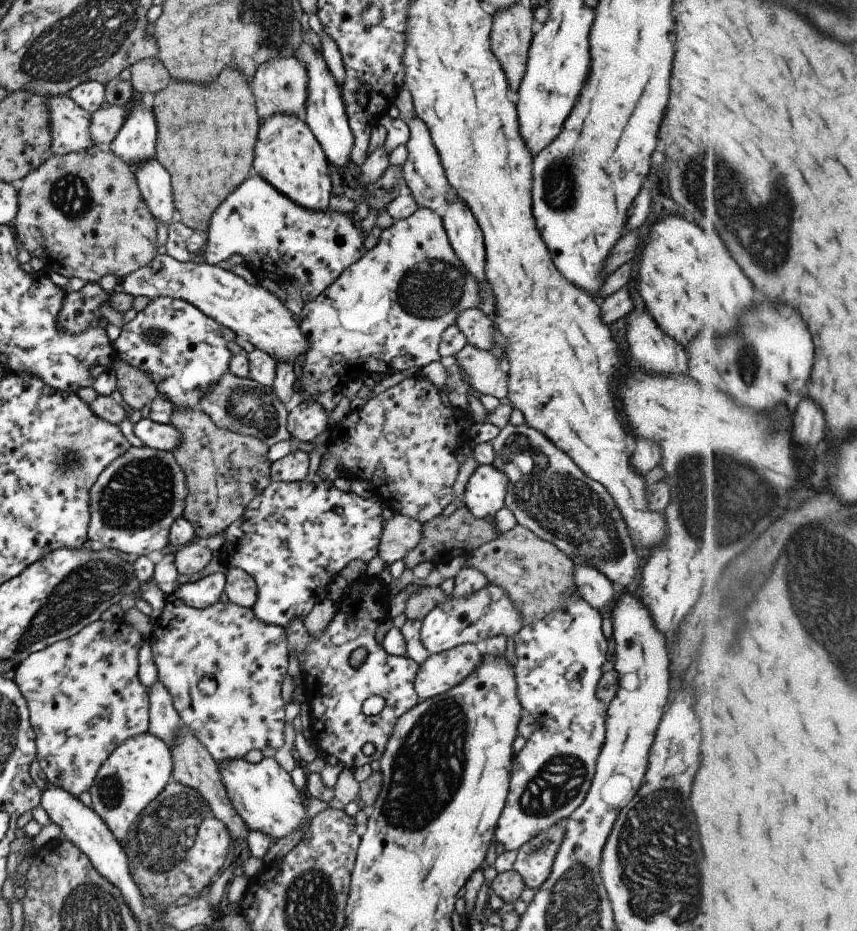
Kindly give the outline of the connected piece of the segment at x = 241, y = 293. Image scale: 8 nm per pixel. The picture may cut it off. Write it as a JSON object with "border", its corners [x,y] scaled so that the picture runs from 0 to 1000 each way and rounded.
{"border":[[[191,272],[180,276],[174,284],[145,296],[140,305],[144,314],[155,319],[197,319],[221,324],[239,339],[263,350],[272,359],[286,363],[293,372],[306,376],[322,390],[343,390],[358,376],[358,363],[349,357],[348,347],[342,344],[340,334],[328,327],[326,319],[300,305],[288,305],[284,299],[256,286],[229,279],[211,284]]]}

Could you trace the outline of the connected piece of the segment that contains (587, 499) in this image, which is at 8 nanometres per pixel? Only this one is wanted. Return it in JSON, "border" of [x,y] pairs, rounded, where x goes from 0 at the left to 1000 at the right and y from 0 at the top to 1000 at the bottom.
{"border":[[[592,454],[592,458],[583,461],[572,473],[572,477],[575,482],[573,499],[582,507],[587,507],[592,513],[588,545],[599,552],[602,563],[620,569],[629,580],[645,584],[652,593],[663,597],[670,607],[690,608],[707,619],[719,633],[729,634],[729,629],[736,627],[743,614],[746,599],[741,595],[739,580],[732,574],[715,537],[711,537],[711,531],[697,518],[683,513],[683,509],[678,509],[678,505],[669,501],[664,492],[659,492],[659,485],[648,481],[643,473],[638,473],[631,464],[615,455],[596,458]]]}

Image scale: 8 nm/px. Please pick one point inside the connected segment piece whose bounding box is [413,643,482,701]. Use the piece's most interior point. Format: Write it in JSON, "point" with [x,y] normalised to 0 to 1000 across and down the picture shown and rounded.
{"point":[511,722]}

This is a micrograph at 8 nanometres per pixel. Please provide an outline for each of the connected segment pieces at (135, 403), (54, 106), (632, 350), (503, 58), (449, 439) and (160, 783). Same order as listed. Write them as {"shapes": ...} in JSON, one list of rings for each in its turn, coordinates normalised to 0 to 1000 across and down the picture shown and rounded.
{"shapes":[[[[135,383],[131,390],[131,397],[137,408],[134,419],[141,423],[151,439],[165,440],[181,427],[181,412],[176,410],[176,406],[172,406],[167,397],[155,395]]],[[[57,103],[53,114],[57,122],[57,161],[61,166],[74,168],[109,157],[110,153],[104,146],[105,120],[92,116],[81,103]]],[[[753,332],[747,336],[736,333],[729,339],[728,351],[734,380],[743,389],[747,397],[760,400],[760,402],[792,402],[792,404],[799,404],[802,383],[798,374],[795,374],[795,371],[790,369],[785,363],[781,363]]],[[[606,2],[589,9],[580,11],[573,16],[573,32],[571,32],[571,52],[575,55],[575,60],[582,66],[582,71],[587,75],[592,92],[601,99],[608,88],[613,77],[616,52],[620,47],[620,21],[622,21],[621,11],[609,6]]],[[[489,402],[477,406],[473,405],[464,412],[452,419],[447,419],[447,421],[426,431],[421,438],[410,441],[396,454],[387,458],[386,468],[385,470],[382,470],[382,485],[373,490],[372,502],[368,509],[371,516],[375,513],[375,516],[386,518],[393,512],[400,512],[406,517],[424,516],[424,518],[431,518],[431,520],[435,522],[434,528],[436,530],[436,535],[442,536],[447,542],[454,545],[460,551],[466,551],[467,553],[481,556],[494,563],[505,555],[515,553],[517,546],[526,539],[529,518],[531,518],[531,512],[533,511],[534,503],[537,502],[533,492],[531,492],[531,485],[539,476],[536,466],[546,463],[547,460],[548,455],[545,453],[545,448],[539,447],[539,443],[536,440],[522,438],[522,436],[515,432],[512,419],[501,409],[501,407],[498,407],[498,405],[490,404]]],[[[169,786],[139,799],[116,823],[112,835],[103,846],[106,870],[118,879],[153,924],[156,911],[153,905],[155,885],[162,879],[162,872],[181,859],[190,844],[200,839],[200,825],[196,801],[188,794]]]]}

